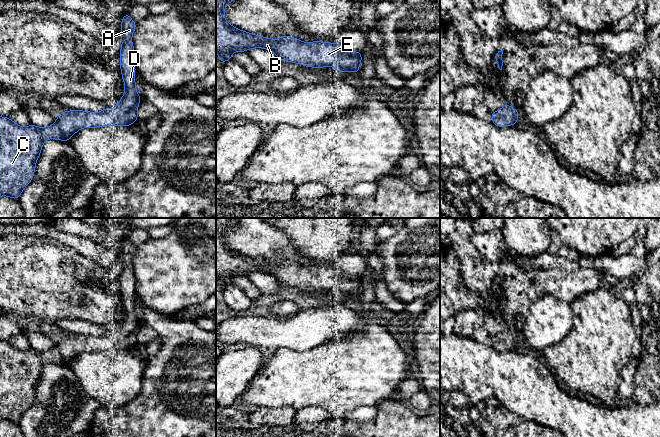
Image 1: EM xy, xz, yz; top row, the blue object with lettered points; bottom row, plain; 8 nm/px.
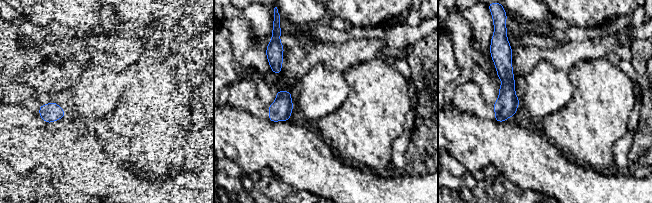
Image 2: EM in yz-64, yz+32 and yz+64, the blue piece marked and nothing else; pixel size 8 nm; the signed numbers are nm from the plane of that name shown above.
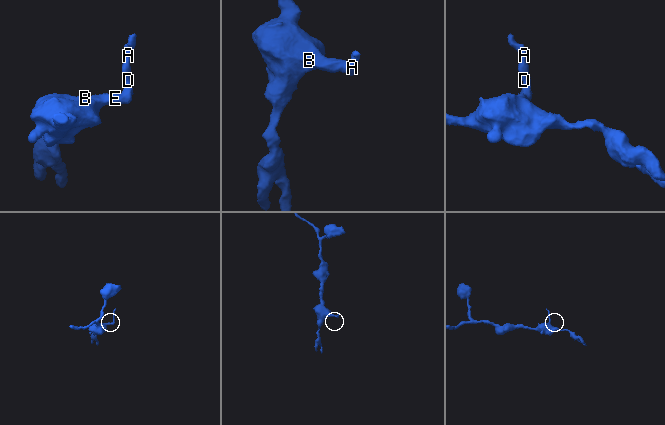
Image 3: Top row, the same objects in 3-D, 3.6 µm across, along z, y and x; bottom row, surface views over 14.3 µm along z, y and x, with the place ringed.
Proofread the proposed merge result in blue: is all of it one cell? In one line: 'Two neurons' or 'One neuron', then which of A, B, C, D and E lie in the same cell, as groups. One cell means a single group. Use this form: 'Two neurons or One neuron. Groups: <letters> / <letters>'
One neuron. Groups: A B C D E

